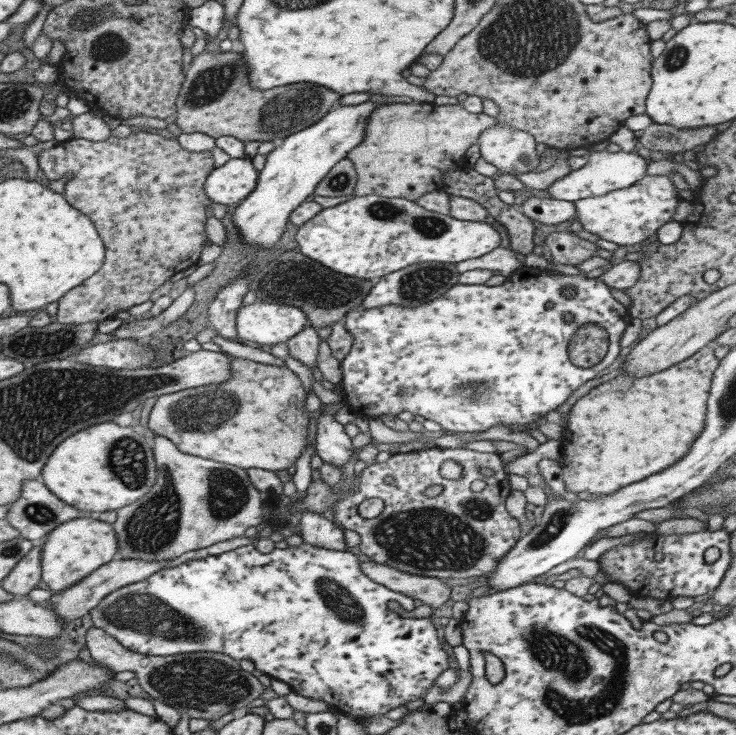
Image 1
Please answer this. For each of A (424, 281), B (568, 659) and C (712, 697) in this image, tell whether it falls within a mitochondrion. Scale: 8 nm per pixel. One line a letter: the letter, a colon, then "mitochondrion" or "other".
A: mitochondrion
B: mitochondrion
C: other

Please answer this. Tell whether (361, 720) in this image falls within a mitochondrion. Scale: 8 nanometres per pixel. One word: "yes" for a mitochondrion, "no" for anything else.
no

